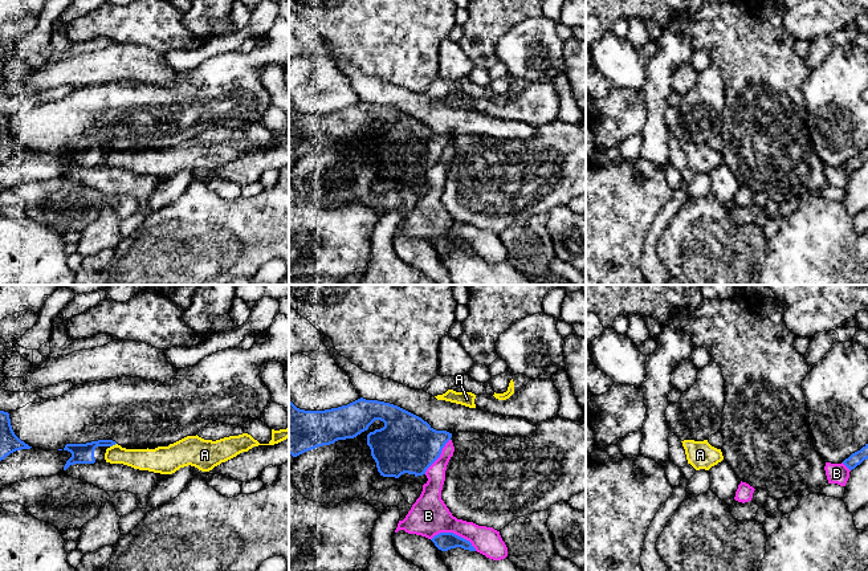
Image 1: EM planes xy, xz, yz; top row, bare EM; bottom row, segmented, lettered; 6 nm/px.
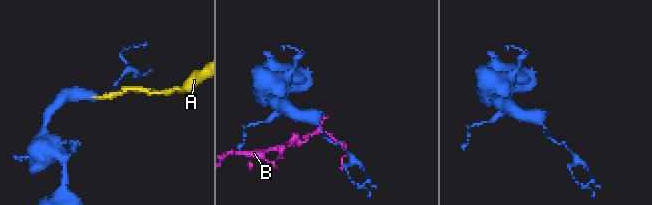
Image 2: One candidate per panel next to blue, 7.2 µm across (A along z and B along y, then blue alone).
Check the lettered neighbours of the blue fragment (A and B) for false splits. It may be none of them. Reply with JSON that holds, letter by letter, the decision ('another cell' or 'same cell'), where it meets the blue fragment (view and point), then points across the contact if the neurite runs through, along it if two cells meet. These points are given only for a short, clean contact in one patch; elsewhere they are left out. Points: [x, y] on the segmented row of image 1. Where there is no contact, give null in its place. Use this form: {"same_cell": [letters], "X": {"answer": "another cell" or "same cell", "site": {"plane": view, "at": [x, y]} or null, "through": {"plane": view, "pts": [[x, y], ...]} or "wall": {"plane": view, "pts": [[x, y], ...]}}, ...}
{"same_cell": ["A"], "A": {"answer": "same cell", "site": {"plane": "xy", "at": [113, 444]}, "through": {"plane": "xy", "pts": [[81, 453], [98, 443], [113, 444], [125, 456], [150, 460]]}}, "B": {"answer": "another cell", "site": {"plane": "xz", "at": [455, 534]}}}

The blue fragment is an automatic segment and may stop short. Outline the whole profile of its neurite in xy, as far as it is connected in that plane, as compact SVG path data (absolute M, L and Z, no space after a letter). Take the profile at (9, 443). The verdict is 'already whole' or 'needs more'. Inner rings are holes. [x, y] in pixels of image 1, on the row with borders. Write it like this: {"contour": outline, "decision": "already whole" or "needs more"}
{"contour": "M0 411L0 461L16 450L30 448L15 435L9 413Z", "decision": "already whole"}

